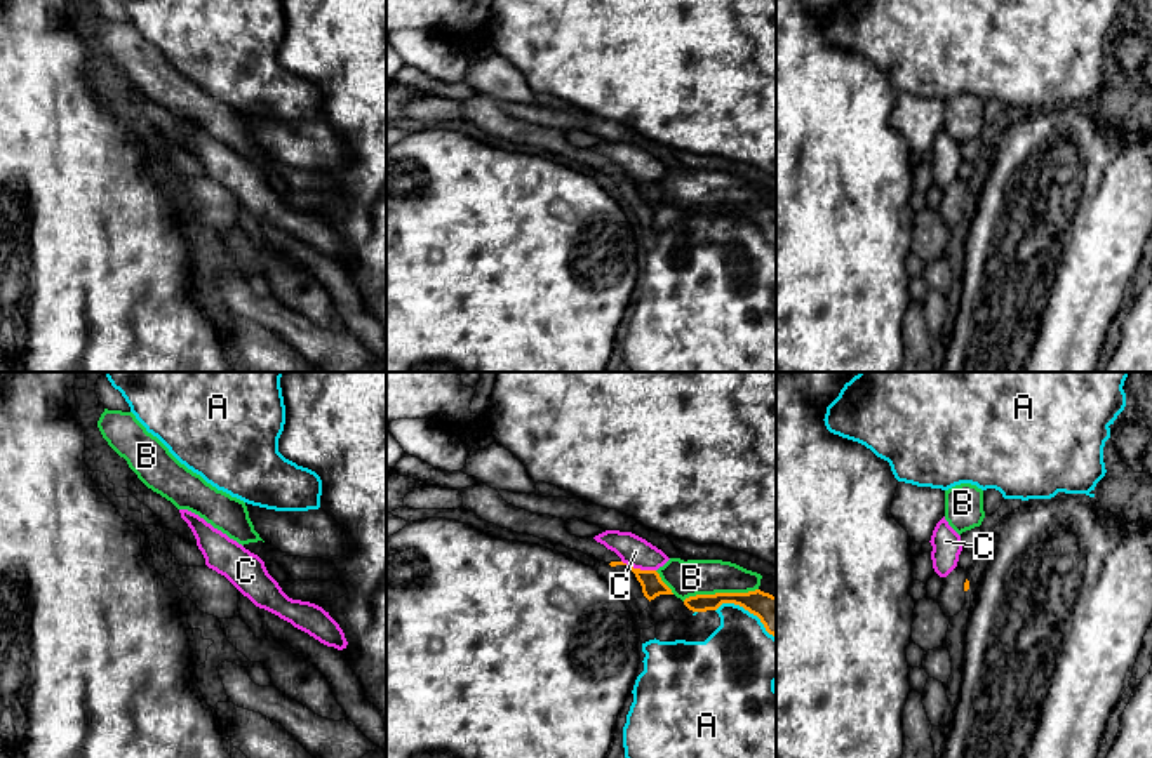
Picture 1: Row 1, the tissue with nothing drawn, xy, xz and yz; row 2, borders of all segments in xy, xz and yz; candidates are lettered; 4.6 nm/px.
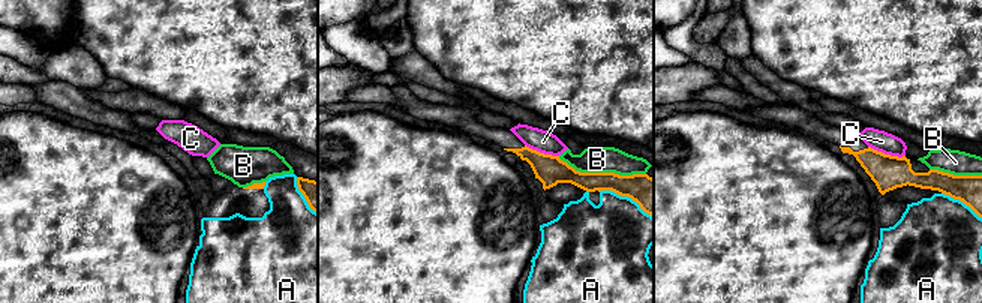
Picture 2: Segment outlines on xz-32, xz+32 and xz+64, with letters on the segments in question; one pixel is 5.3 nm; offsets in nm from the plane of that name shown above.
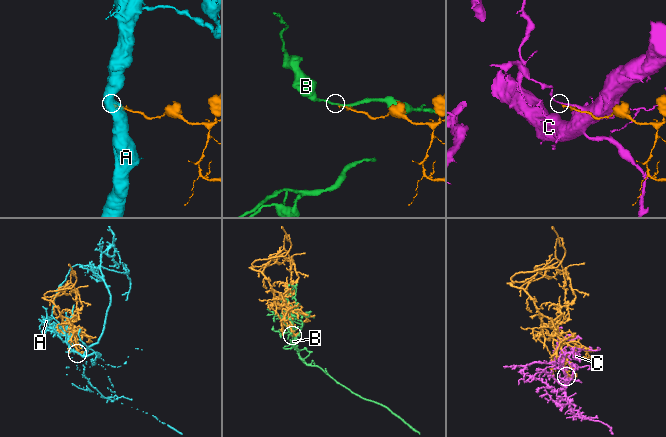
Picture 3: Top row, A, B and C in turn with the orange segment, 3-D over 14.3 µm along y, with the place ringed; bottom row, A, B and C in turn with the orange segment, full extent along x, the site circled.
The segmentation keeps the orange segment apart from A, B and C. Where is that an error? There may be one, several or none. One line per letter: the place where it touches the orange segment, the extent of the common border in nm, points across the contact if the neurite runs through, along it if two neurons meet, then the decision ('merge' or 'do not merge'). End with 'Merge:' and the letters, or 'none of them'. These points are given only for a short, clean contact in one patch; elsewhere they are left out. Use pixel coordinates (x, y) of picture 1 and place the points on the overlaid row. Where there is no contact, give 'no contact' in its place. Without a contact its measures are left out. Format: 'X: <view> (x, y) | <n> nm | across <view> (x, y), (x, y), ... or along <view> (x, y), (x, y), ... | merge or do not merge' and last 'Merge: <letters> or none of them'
A: xz (747, 609) | 320 nm | do not merge
B: xz (719, 593) | 360 nm | do not merge
C: xz (639, 569) | 170 nm | do not merge
Merge: none of them

